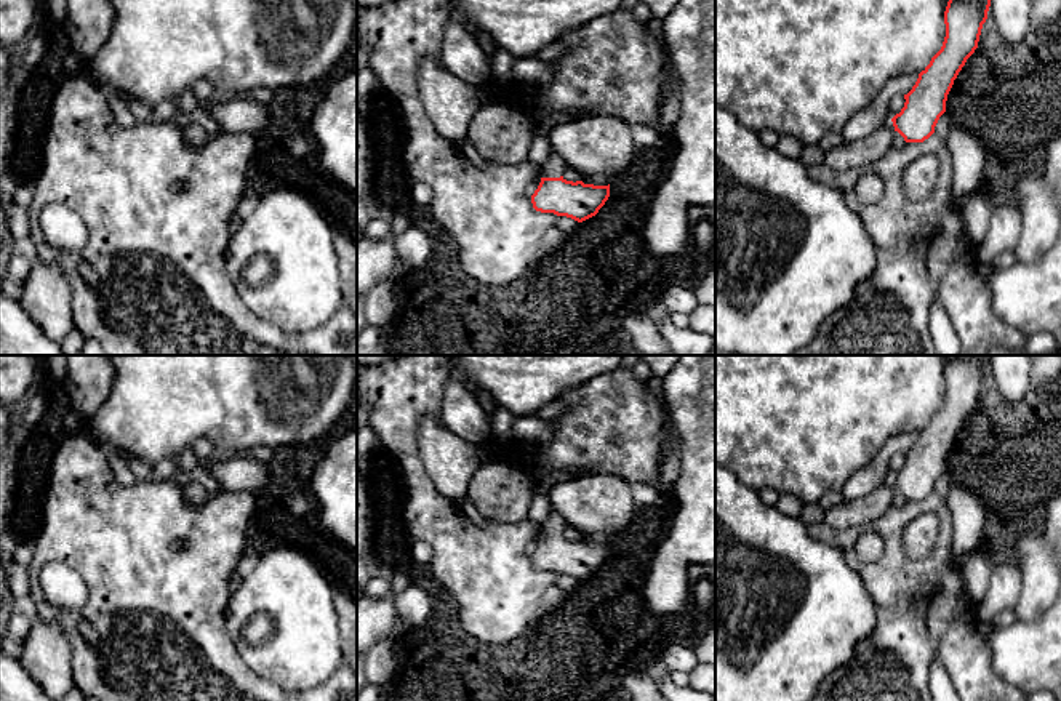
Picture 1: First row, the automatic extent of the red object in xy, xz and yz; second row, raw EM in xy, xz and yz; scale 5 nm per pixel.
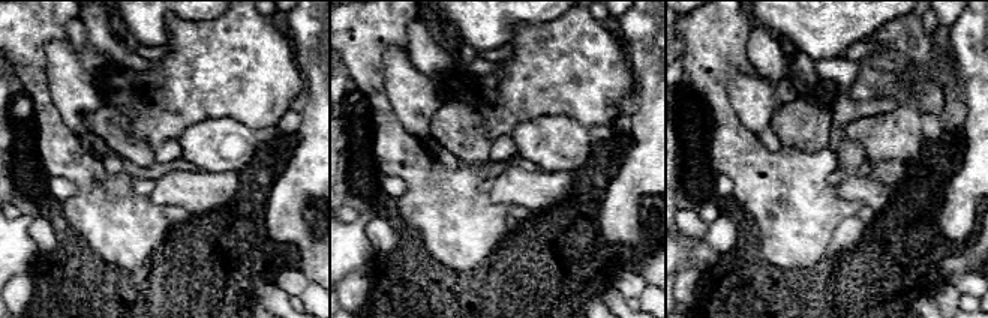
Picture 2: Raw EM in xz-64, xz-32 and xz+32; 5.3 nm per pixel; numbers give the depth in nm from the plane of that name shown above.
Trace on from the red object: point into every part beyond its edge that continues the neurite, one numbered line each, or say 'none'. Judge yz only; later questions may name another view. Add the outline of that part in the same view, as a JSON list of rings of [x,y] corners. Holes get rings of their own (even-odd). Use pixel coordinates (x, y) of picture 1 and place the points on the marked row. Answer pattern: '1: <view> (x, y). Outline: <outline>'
1: yz (856, 154). Outline: [[[891,122],[882,125],[872,134],[859,141],[842,142],[824,152],[824,165],[835,171],[867,168],[882,158],[893,144],[895,126]]]

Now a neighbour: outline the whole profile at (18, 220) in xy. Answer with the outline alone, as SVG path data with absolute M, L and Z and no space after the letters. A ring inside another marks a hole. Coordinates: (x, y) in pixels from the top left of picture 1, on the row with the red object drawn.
M5 200L8 211L10 235L14 242L24 242L30 237L30 221L27 210L11 200Z

